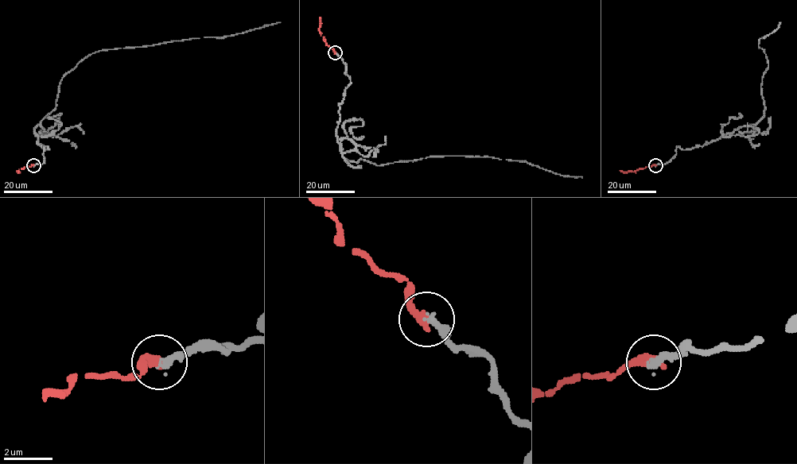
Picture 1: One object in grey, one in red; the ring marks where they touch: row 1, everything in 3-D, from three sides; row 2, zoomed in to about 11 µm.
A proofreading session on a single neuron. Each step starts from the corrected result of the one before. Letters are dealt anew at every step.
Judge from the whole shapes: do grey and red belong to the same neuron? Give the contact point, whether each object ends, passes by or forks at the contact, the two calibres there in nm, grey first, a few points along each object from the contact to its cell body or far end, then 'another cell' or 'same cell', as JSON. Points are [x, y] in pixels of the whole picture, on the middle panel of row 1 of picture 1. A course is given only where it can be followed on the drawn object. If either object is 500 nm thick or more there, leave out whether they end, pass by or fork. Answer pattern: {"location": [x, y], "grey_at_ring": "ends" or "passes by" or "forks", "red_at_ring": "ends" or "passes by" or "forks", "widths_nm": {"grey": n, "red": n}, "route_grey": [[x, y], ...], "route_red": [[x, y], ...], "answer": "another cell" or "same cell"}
{"location": [335, 52], "grey_at_ring": "ends", "red_at_ring": "ends", "widths_nm": {"grey": 320, "red": 400}, "route_grey": [[335, 52], [351, 79], [336, 129], [348, 160], [377, 165], [489, 156], [582, 176]], "route_red": [[335, 52], [326, 45], [319, 32], [320, 17]], "answer": "same cell"}

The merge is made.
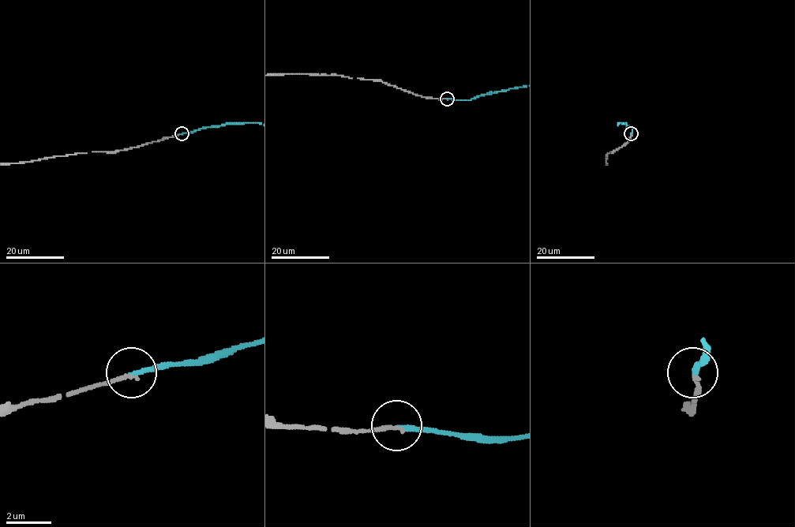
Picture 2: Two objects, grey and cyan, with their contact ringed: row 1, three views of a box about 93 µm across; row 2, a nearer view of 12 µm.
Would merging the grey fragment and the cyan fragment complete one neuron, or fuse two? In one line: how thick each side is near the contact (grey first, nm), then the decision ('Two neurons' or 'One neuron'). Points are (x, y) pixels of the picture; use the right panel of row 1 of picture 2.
Thickness 200 nm (grey) against 170 nm. One neuron

